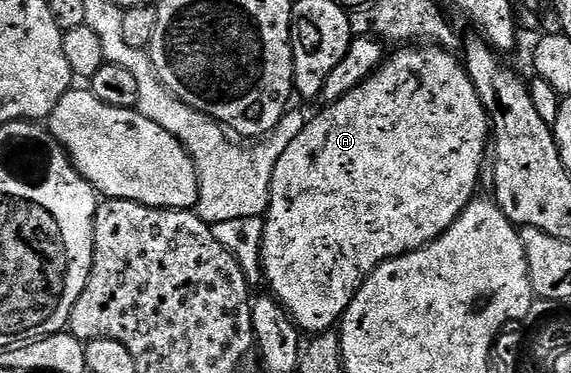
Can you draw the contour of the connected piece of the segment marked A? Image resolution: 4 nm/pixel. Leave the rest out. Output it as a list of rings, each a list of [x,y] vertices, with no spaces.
[[[410,44],[405,48],[407,50],[398,50],[391,58],[389,55],[374,73],[369,74],[356,88],[340,96],[340,100],[323,105],[323,110],[307,121],[304,132],[300,132],[300,136],[296,136],[296,140],[288,144],[284,156],[276,160],[276,172],[272,172],[270,206],[264,215],[262,272],[265,281],[270,281],[269,293],[286,309],[290,321],[299,331],[306,333],[307,330],[307,335],[333,331],[354,298],[354,293],[364,285],[366,278],[377,266],[390,258],[398,258],[402,254],[409,254],[411,250],[419,250],[421,246],[435,242],[461,216],[467,204],[475,201],[479,193],[478,177],[482,174],[482,161],[485,158],[487,161],[488,158],[492,127],[465,65],[455,55],[435,44]]]

